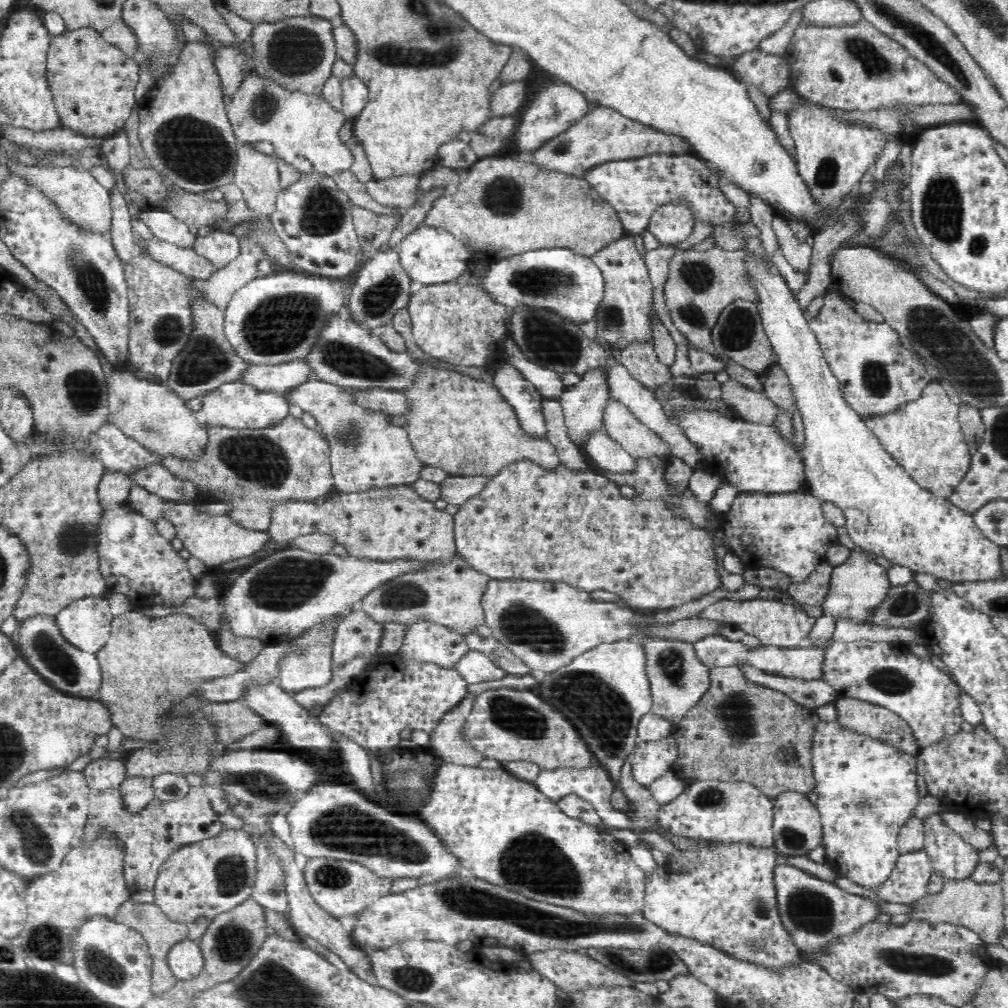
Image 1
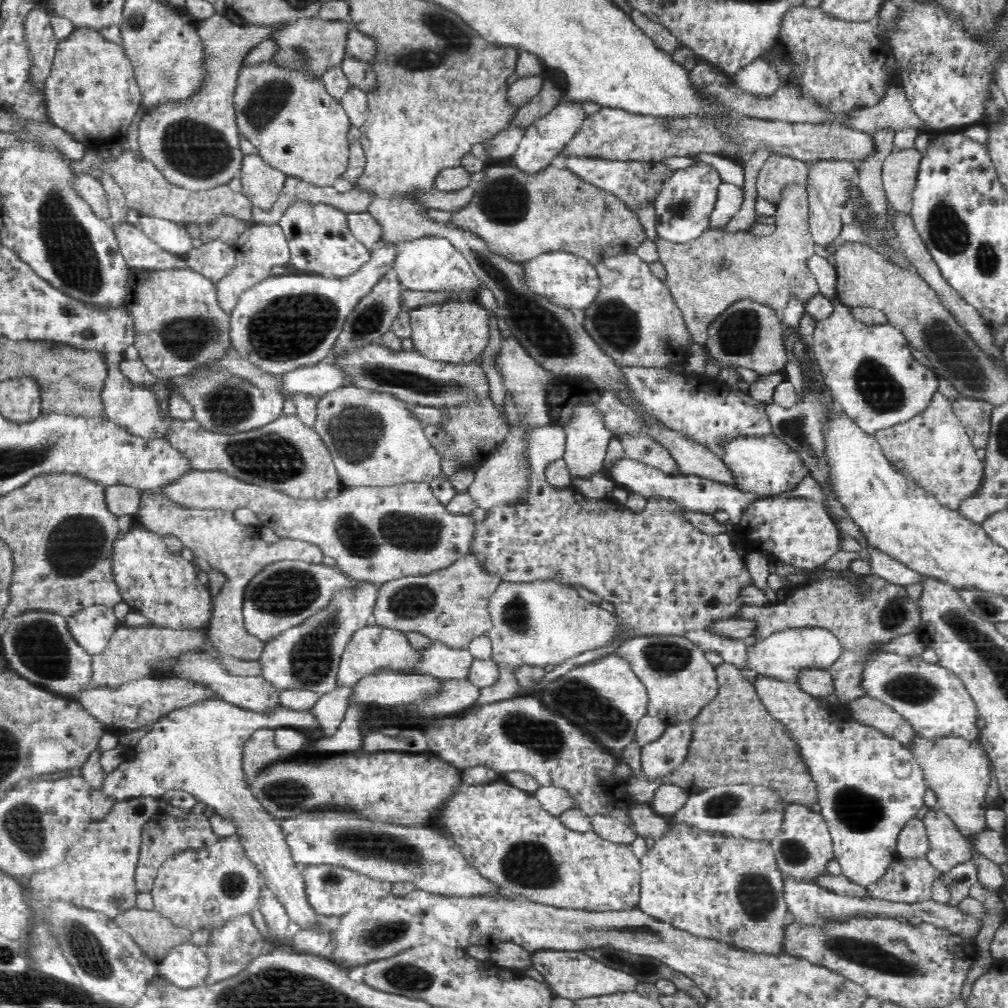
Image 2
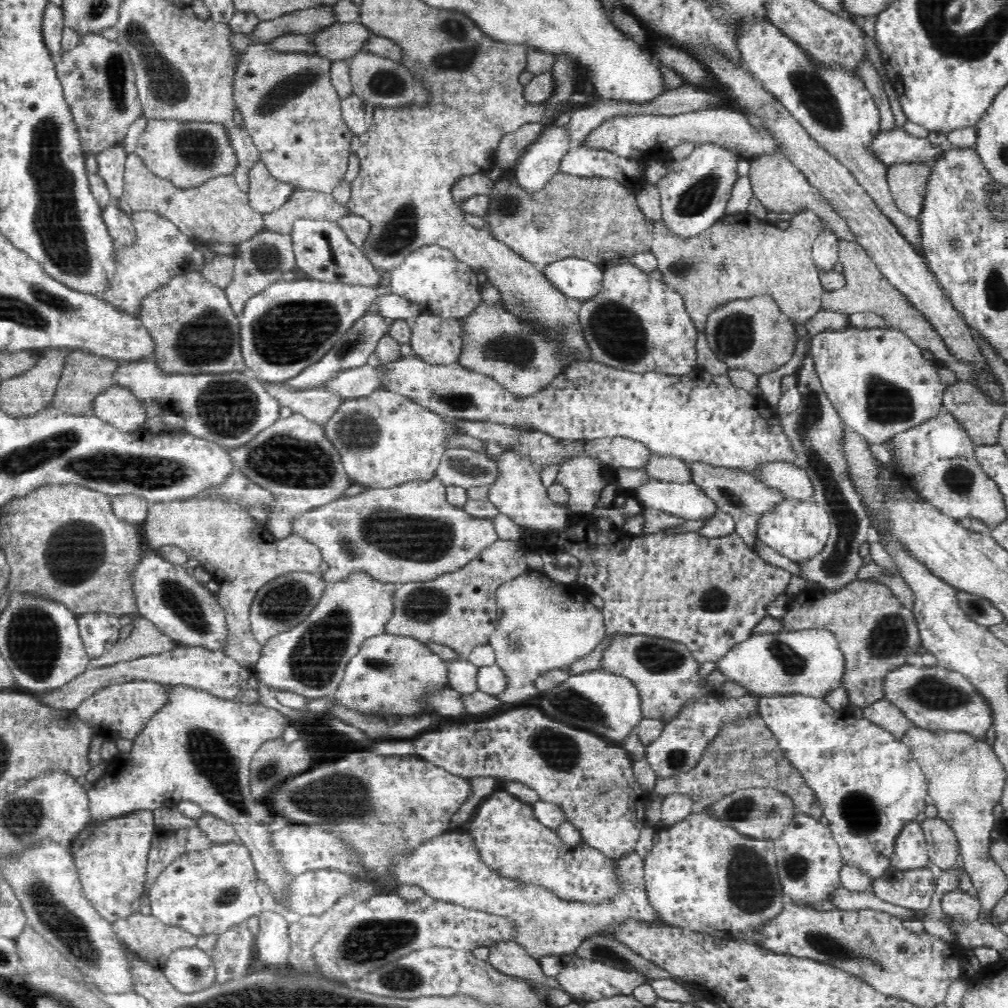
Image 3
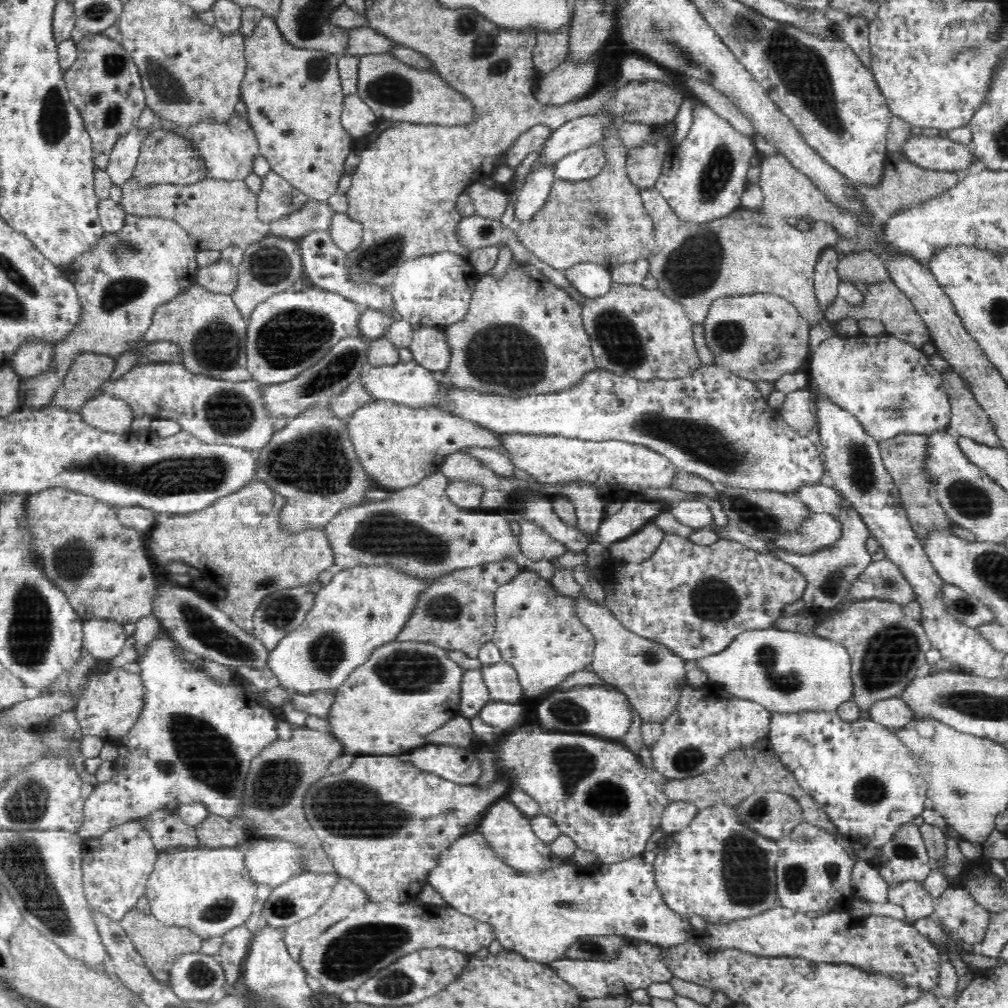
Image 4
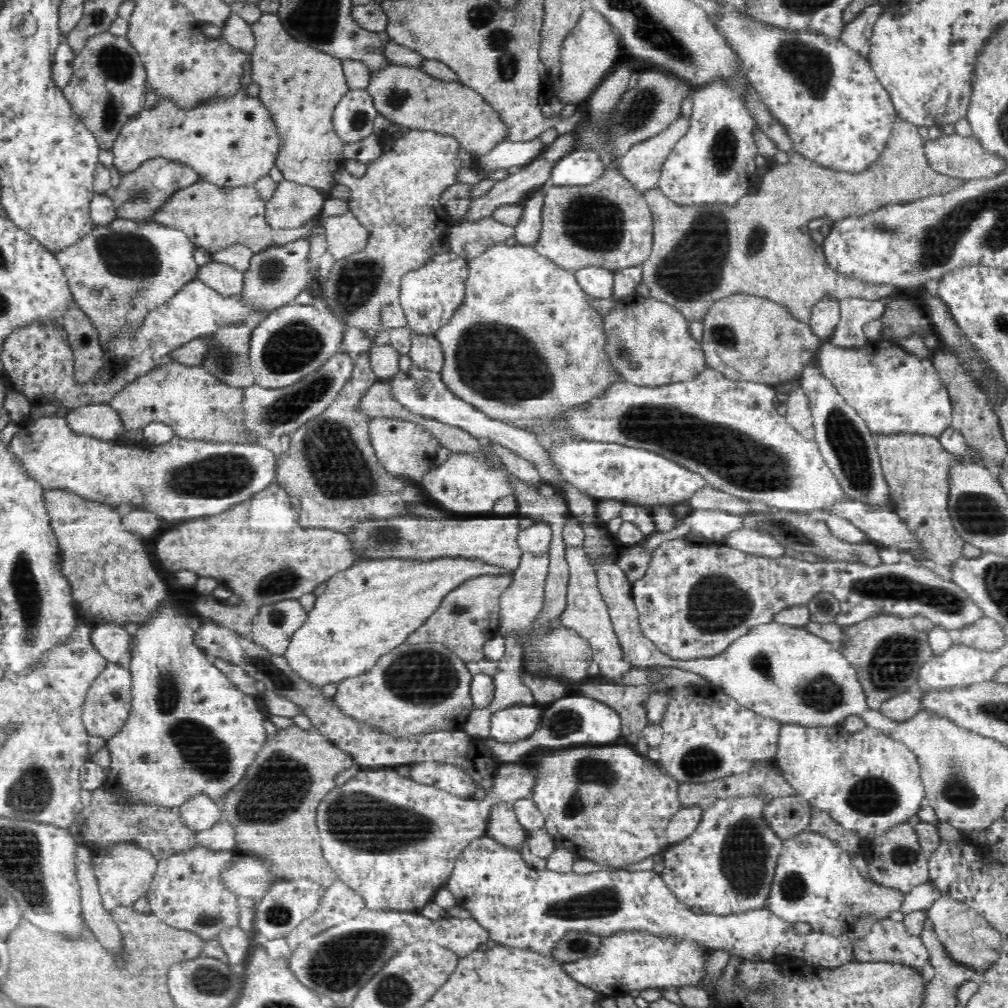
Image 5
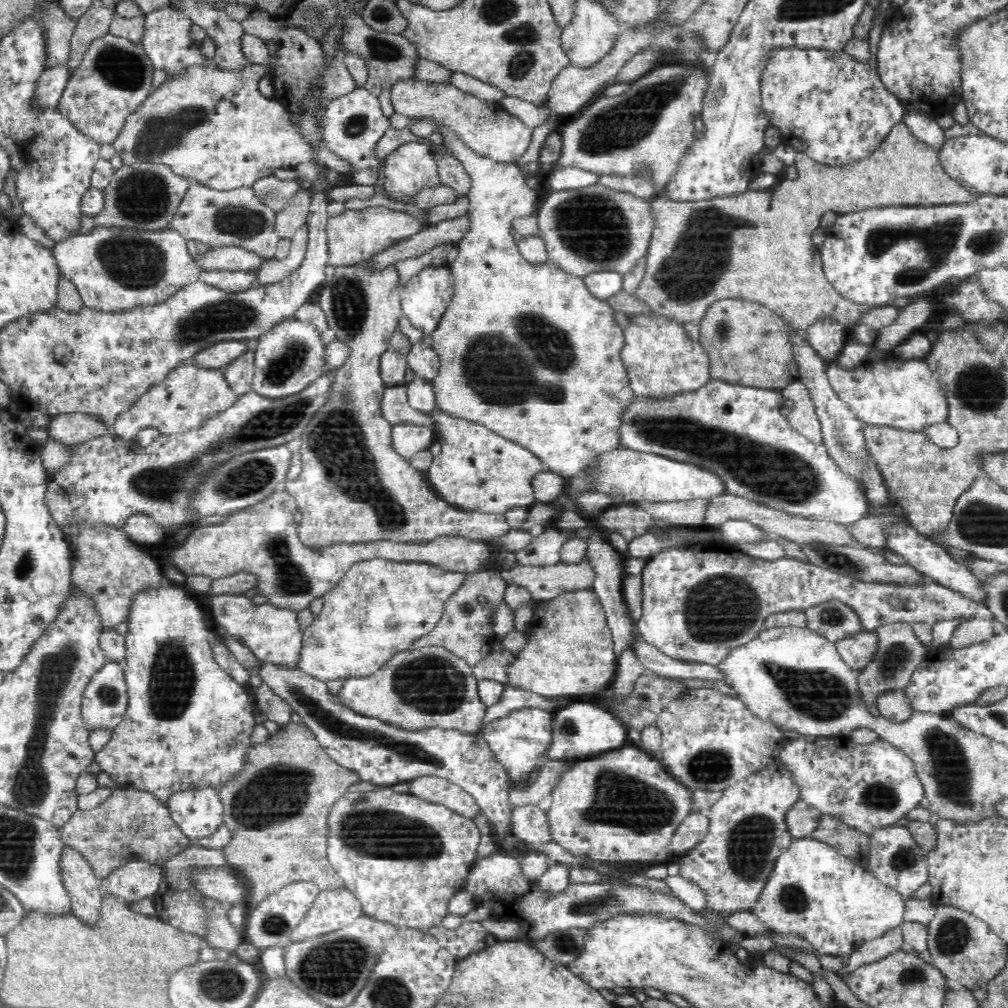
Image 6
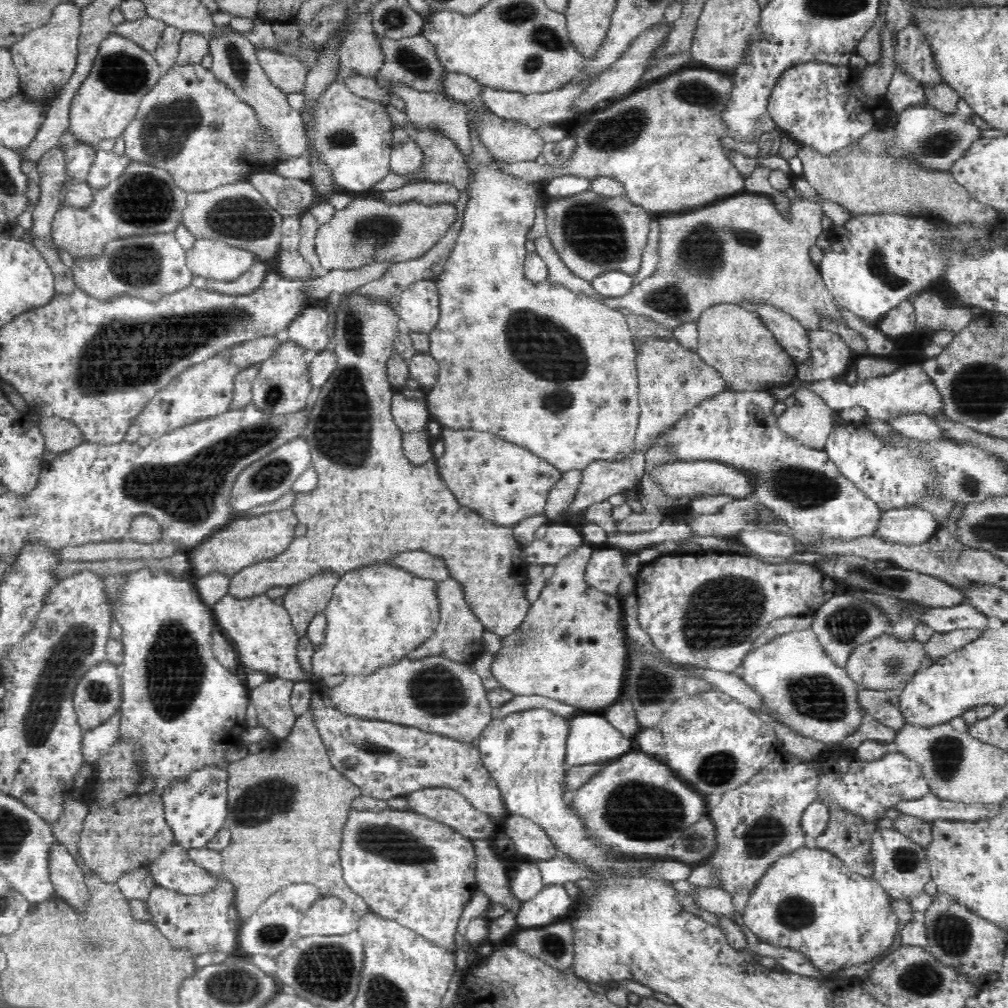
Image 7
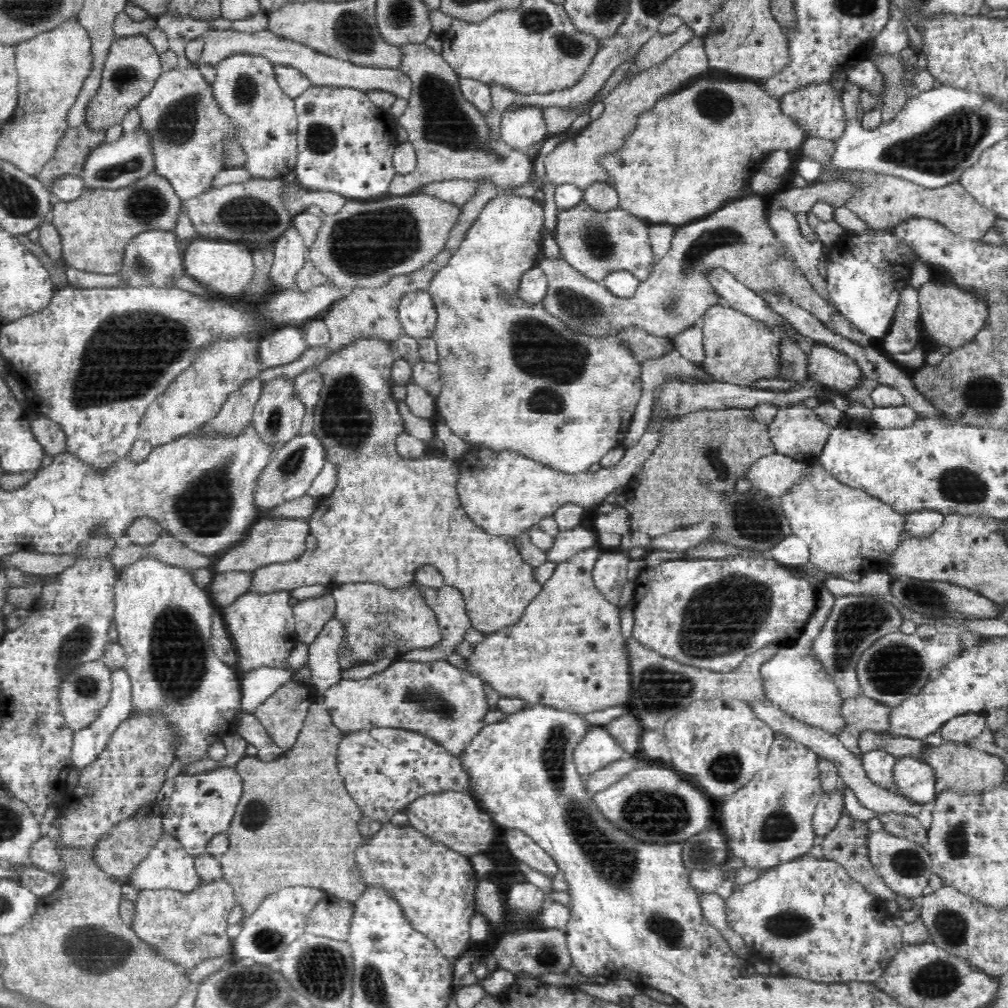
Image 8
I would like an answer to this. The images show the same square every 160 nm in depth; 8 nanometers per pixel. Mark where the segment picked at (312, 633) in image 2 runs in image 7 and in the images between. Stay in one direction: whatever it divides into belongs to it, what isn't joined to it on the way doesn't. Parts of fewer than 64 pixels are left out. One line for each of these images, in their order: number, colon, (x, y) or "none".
3: (309, 659)
4: (364, 607)
5: (367, 610)
6: (379, 608)
7: (377, 615)

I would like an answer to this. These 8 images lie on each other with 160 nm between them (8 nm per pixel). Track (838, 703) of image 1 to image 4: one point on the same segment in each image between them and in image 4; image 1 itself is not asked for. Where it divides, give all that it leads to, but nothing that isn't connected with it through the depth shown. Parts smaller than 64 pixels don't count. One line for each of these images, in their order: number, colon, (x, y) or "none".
2: (871, 711)
3: (887, 715)
4: (892, 713)

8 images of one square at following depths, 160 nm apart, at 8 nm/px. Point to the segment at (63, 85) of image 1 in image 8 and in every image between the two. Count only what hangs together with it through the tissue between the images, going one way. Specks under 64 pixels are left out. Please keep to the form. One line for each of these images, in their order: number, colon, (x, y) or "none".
2: (92, 92)
3: (97, 76)
4: (104, 83)
5: (108, 87)
6: (115, 76)
7: (123, 72)
8: (133, 66)

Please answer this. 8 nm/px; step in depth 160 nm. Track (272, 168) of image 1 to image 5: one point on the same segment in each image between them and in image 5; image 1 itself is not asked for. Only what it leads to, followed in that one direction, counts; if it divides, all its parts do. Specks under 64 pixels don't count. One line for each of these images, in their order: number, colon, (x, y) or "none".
2: (262, 184)
3: (266, 193)
4: (277, 197)
5: (291, 205)

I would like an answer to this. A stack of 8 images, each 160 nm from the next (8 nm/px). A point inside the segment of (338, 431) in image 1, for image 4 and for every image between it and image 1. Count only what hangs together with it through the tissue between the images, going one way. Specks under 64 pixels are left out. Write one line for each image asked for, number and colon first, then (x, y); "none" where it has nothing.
2: (373, 438)
3: (385, 439)
4: (400, 446)

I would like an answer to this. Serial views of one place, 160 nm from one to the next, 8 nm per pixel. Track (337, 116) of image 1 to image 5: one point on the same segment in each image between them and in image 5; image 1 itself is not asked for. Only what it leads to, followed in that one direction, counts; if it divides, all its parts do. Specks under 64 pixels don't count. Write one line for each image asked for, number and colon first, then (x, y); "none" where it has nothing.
2: (298, 128)
3: (293, 114)
4: (293, 95)
5: (301, 86)

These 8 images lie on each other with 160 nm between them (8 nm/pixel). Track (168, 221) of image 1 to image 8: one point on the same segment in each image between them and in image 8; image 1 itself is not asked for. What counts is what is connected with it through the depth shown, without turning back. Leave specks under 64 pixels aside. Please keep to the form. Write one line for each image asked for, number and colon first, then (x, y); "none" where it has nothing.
2: (172, 238)
3: (159, 252)
4: (122, 280)
5: (121, 271)
6: (114, 269)
7: (148, 266)
8: (152, 258)

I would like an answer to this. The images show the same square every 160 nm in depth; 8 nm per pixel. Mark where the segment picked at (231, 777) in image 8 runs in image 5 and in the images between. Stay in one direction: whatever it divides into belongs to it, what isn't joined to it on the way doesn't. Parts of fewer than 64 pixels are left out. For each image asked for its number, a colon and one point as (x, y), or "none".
5: (201, 812)
6: (198, 812)
7: (196, 809)

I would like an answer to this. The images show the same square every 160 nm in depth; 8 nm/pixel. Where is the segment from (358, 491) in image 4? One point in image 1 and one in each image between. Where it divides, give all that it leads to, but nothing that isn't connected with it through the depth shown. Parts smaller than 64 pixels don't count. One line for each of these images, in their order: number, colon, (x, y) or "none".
1: (251, 469)
2: (286, 455)
3: (293, 460)

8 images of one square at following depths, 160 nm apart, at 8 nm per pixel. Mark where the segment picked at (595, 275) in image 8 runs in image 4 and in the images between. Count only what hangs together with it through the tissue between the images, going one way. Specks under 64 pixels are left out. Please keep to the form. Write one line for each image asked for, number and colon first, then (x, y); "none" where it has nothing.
4: (603, 220)
5: (608, 224)
6: (592, 229)
7: (593, 235)

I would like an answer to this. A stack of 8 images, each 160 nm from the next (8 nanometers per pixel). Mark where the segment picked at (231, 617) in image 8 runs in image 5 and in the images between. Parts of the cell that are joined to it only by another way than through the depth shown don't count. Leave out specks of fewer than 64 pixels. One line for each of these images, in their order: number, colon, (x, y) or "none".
5: (273, 626)
6: (273, 635)
7: (260, 629)

